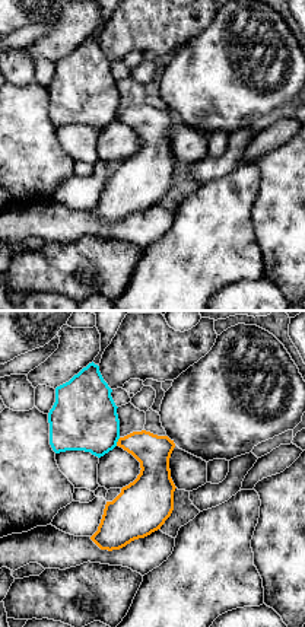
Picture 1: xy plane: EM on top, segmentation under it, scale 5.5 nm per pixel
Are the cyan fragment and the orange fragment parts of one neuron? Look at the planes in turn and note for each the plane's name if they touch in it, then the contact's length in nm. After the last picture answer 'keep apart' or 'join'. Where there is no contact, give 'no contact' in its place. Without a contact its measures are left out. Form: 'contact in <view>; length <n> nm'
contact in xy; length 50 nm

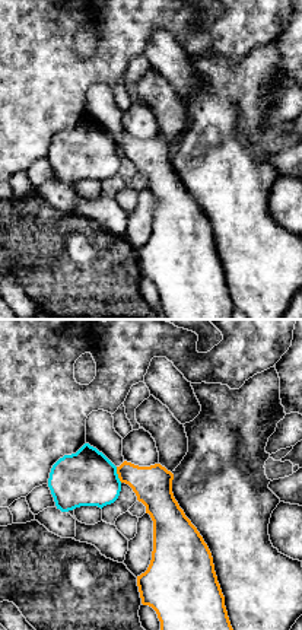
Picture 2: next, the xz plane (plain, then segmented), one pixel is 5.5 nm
contact in xz; length 90 nm

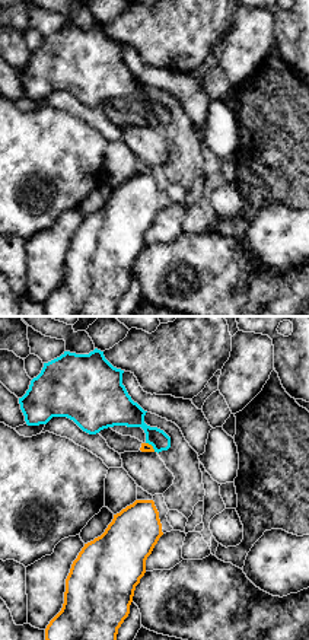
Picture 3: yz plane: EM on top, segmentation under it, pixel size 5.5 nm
contact in yz; length 80 nm

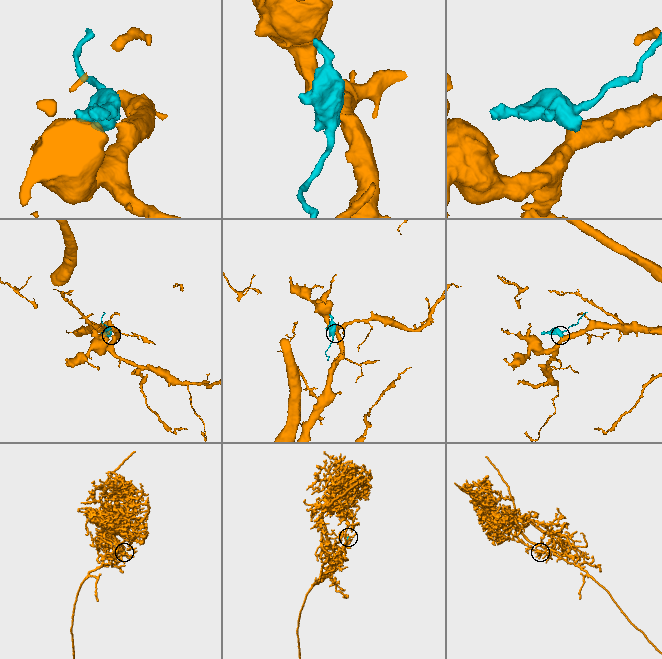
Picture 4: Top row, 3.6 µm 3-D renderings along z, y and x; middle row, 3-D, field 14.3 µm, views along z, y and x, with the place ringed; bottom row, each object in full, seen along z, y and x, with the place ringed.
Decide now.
keep apart

